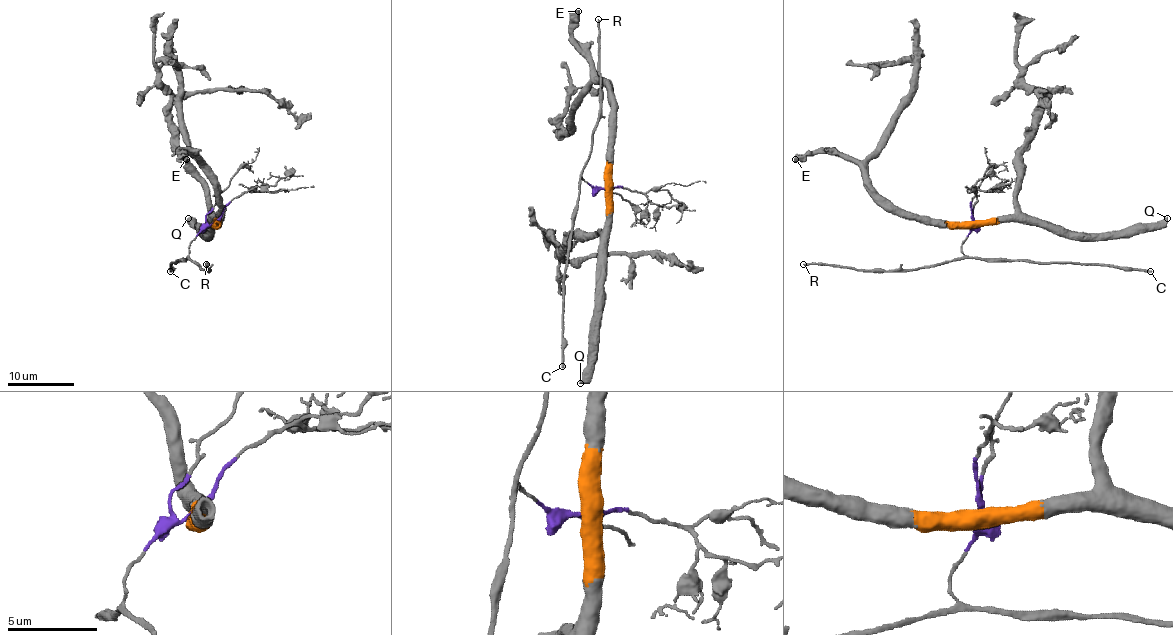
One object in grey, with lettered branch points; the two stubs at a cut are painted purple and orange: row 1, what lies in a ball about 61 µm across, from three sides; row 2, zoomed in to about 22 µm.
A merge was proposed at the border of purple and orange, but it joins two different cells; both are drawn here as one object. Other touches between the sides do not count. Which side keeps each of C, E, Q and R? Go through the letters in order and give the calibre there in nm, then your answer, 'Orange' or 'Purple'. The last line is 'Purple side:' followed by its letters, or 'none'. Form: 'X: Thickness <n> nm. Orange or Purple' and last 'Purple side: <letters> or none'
C: Thickness 280 nm. Purple
E: Thickness 600 nm. Orange
Q: Thickness 500 nm. Orange
R: Thickness 240 nm. Purple
Purple side: C, R

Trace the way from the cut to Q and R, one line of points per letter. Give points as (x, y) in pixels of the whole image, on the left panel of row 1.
Q: (215, 222), (203, 234), (188, 217)
R: (215, 222), (190, 244), (188, 257), (208, 270), (206, 263)

